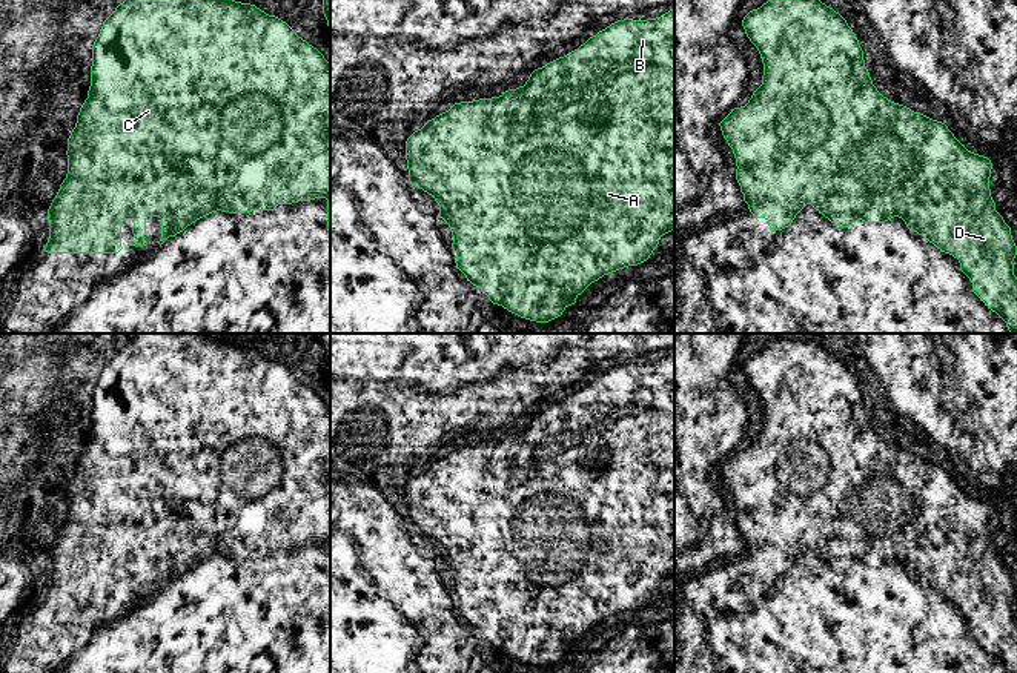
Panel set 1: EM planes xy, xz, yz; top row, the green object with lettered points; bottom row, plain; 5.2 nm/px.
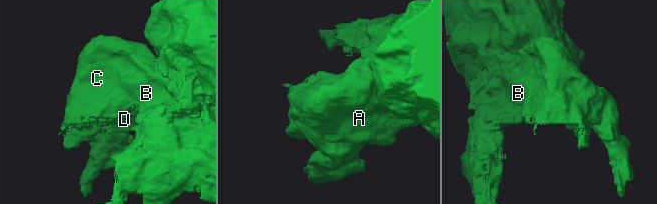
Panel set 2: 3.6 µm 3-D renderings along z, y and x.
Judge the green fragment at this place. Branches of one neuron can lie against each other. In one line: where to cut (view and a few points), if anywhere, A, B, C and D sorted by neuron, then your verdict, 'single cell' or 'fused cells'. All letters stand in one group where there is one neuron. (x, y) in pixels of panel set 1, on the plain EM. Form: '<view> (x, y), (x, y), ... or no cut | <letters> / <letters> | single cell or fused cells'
xz (673, 387), (630, 443), (592, 458), (602, 474), (526, 474) | A C D / B | fused cells

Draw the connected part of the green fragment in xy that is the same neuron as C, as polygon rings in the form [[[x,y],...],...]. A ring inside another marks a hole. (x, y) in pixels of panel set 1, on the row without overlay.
[[[134,333],[115,355],[103,366],[98,381],[92,390],[91,430],[88,443],[80,452],[75,472],[68,482],[68,518],[48,553],[49,582],[45,590],[48,598],[118,598],[121,592],[121,570],[124,564],[134,567],[134,582],[129,590],[143,590],[146,579],[146,562],[161,562],[161,590],[169,581],[175,581],[197,564],[221,555],[243,558],[252,555],[273,555],[278,549],[327,544],[327,572],[330,573],[330,466],[326,469],[312,467],[310,456],[316,456],[320,443],[330,444],[330,407],[324,399],[296,380],[296,376],[281,363],[269,360],[255,349],[221,343],[203,333]],[[261,436],[273,443],[281,452],[283,476],[280,486],[257,499],[246,499],[238,495],[232,499],[232,510],[221,513],[207,524],[198,521],[198,493],[201,490],[221,492],[220,458],[238,439]]]

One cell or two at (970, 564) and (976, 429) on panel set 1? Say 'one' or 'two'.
two

